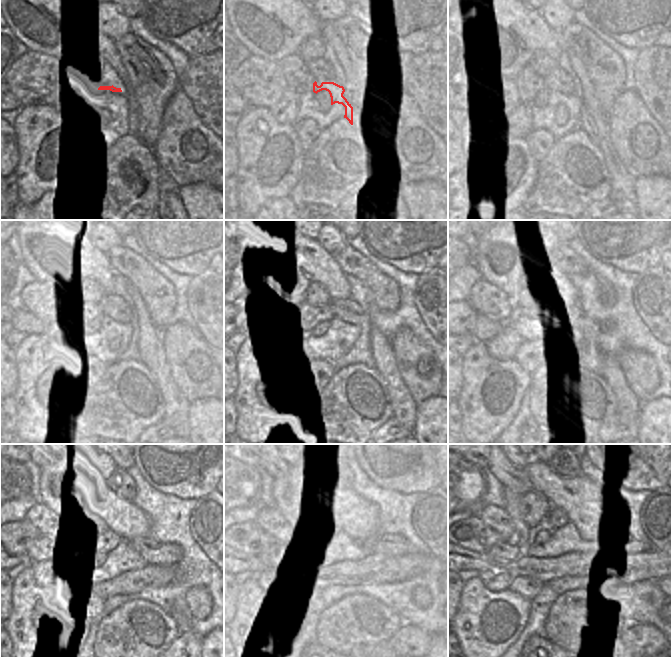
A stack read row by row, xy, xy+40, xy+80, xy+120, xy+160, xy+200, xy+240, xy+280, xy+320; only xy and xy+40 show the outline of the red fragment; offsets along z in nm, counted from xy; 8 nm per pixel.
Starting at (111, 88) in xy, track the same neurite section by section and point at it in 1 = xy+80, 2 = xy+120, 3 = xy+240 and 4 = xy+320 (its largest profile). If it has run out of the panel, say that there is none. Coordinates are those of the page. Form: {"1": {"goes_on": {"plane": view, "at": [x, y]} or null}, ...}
{"1": {"goes_on": {"plane": "xy+80", "at": [573, 104]}}, "2": {"goes_on": {"plane": "xy+120", "at": [127, 334]}}, "3": {"goes_on": {"plane": "xy+240", "at": [131, 573]}}, "4": {"goes_on": {"plane": "xy+320", "at": [608, 565]}}}

